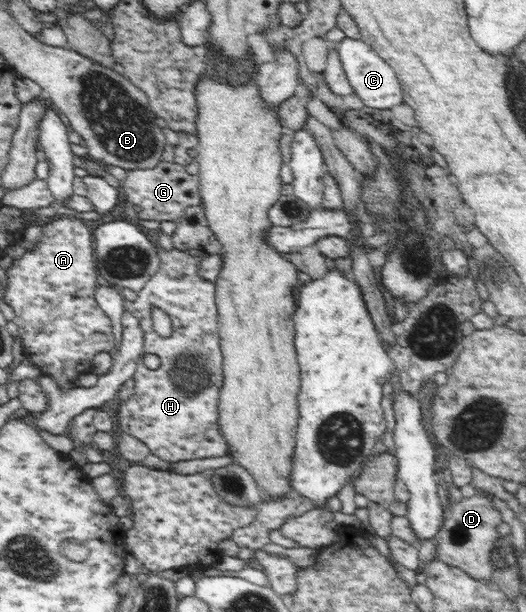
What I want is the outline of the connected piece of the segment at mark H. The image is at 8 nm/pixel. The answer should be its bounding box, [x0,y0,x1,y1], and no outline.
[118,225,228,462]

